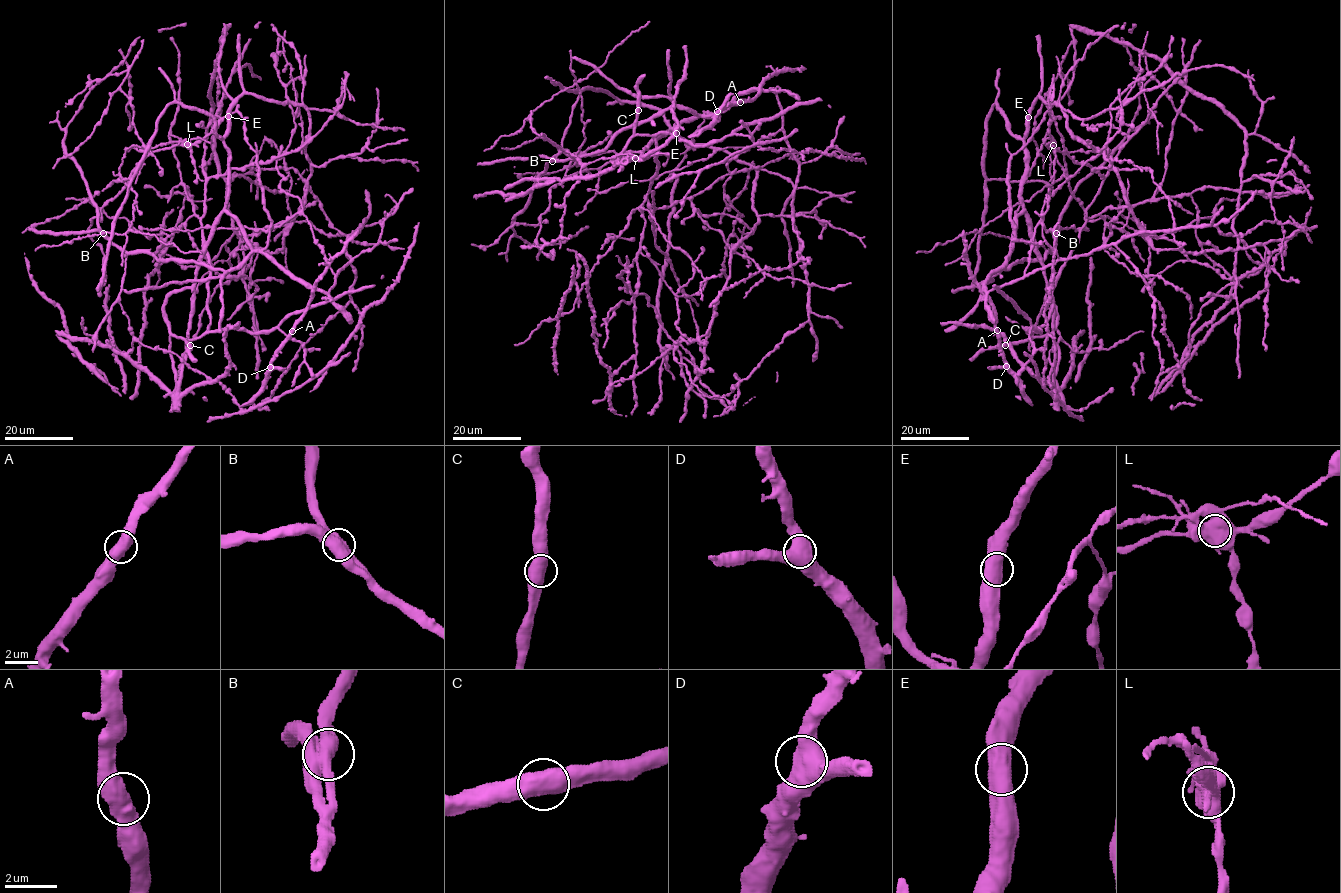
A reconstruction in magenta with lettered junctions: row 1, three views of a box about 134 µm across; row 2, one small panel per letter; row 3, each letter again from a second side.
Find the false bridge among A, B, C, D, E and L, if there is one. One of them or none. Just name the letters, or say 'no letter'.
L

